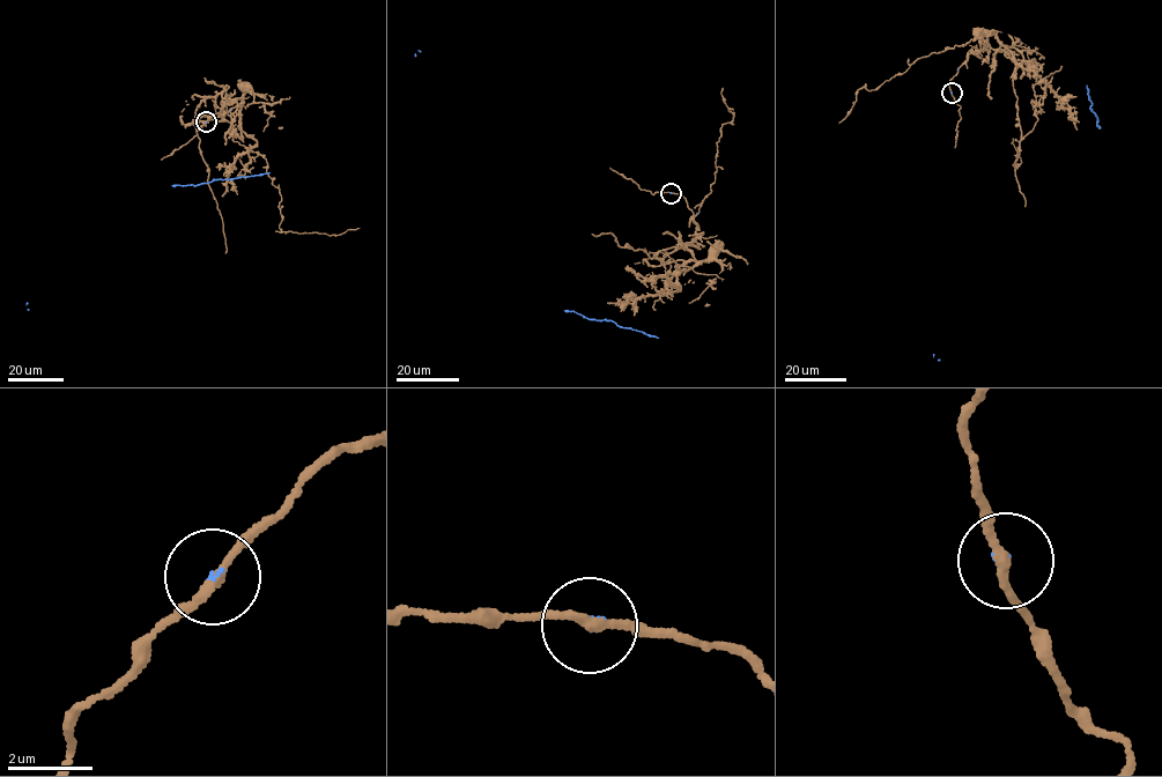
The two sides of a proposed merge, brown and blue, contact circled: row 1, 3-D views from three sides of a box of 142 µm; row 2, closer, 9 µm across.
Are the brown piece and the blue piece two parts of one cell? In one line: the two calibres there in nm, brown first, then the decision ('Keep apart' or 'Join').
Thickness 200 nm (brown) against 60 nm. Keep apart

